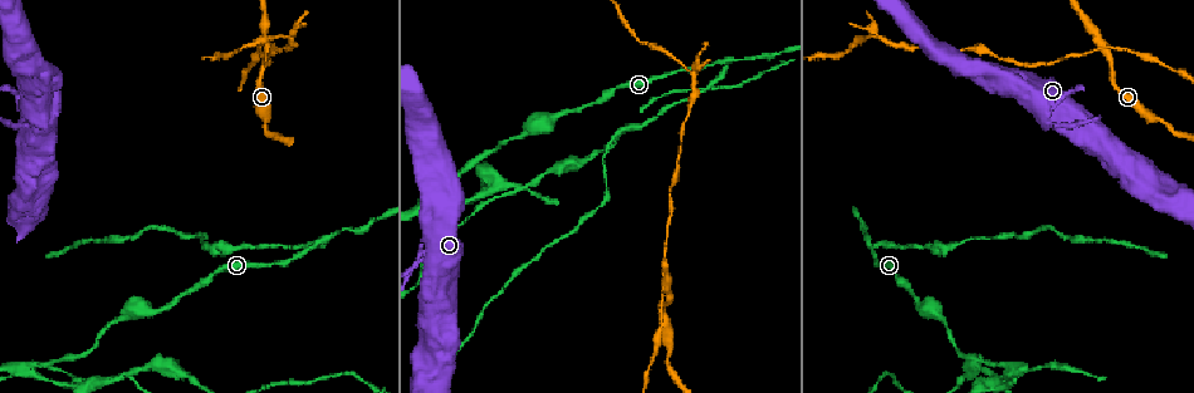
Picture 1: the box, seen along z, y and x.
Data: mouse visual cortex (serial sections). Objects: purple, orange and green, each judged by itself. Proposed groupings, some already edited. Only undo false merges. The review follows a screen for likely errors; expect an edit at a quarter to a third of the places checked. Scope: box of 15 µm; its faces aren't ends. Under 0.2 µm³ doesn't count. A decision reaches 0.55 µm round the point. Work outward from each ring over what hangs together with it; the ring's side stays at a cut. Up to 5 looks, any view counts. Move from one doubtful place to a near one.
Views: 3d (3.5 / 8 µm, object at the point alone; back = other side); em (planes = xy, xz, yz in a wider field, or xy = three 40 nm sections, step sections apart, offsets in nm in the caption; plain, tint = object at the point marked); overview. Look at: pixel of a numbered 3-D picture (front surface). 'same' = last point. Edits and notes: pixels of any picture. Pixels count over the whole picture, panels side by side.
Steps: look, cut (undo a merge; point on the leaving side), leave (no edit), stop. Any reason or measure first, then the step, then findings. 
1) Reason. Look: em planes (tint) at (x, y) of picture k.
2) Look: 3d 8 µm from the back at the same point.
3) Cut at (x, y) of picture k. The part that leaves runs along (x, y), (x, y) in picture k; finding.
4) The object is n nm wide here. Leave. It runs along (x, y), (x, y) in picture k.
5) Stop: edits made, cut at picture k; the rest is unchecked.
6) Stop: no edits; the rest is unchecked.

Sharp bend. Look: 3d 3.5 µm from the back at (25, 111) of picture 1.

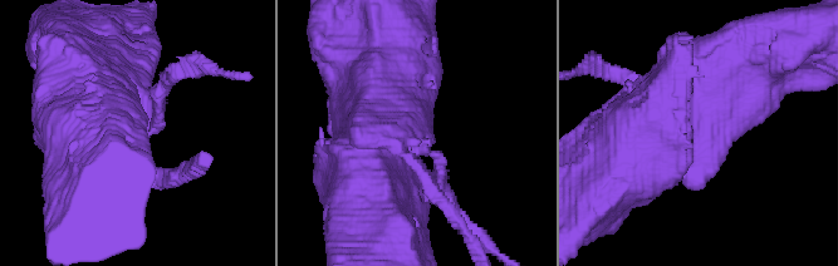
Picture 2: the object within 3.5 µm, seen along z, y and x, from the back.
Shape alone is not enough. Look: em xy step 1 (tint) at (412, 138) of picture 2.

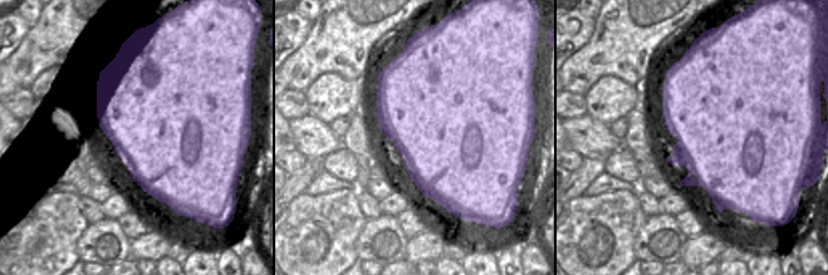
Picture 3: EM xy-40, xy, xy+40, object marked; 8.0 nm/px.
Cut at (440, 186) of picture 2. The part that leaves runs along (403, 129), (441, 161), (454, 210) in picture 2; two cells meet here.

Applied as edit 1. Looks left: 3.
Redraw. Look: overview.

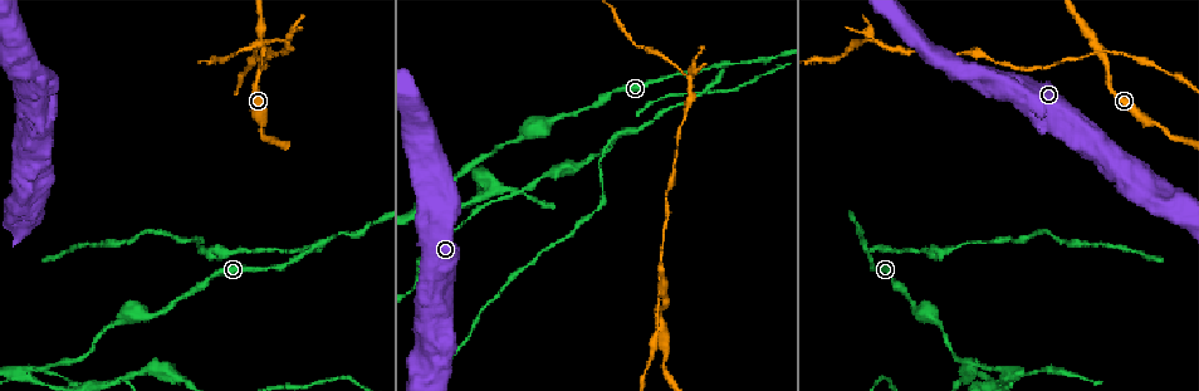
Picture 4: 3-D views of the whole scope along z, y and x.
Four arms meet. Look: 3d 3.5 µm at (666, 299) of picture 4.

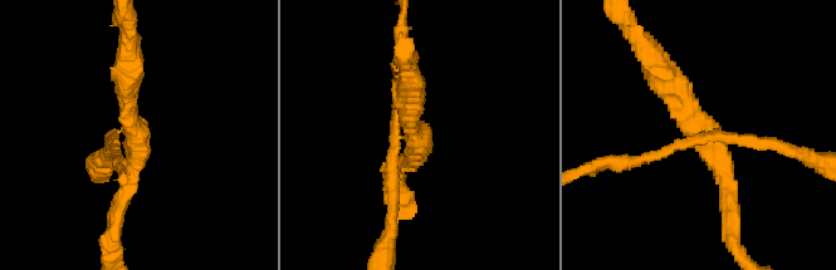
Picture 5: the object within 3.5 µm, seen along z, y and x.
4 arms meet here; the arms are 150, 200, 200, 300 nm wide. Look: em xy step 5 (tint) at (416, 133) of picture 5.

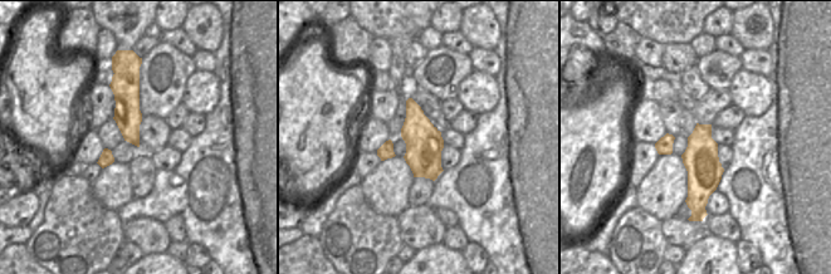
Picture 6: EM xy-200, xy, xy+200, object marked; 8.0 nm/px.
Cut at (754, 143) of picture 5. The part that leaves runs along (698, 136), (661, 155), (595, 167) in picture 5; two cells meet here.

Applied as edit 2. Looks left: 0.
Stop: edits made, cut at picture 2, cut at picture 5; the rest is unchecked.

